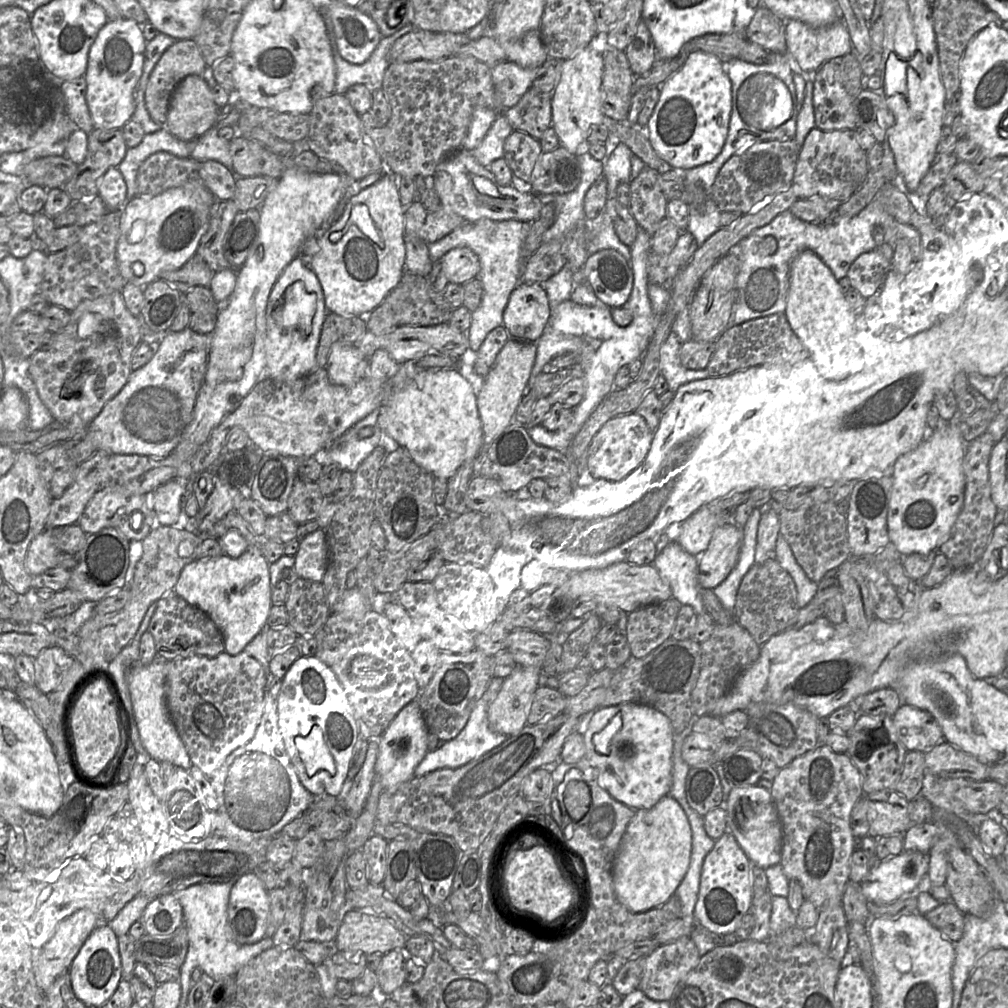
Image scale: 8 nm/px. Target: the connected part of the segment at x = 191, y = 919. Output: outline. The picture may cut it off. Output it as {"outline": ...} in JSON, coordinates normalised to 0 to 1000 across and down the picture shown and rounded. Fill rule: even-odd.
{"outline":[[[199,874],[186,877],[180,880],[169,879],[169,884],[177,893],[180,903],[182,915],[186,924],[186,940],[183,946],[181,955],[178,957],[178,971],[179,989],[187,989],[187,984],[189,979],[189,966],[192,961],[197,961],[204,966],[208,972],[217,972],[226,967],[233,967],[237,961],[244,957],[248,952],[253,950],[261,943],[271,939],[269,930],[263,930],[260,933],[251,937],[237,937],[233,935],[226,922],[225,916],[225,885],[229,879],[230,874]]]}

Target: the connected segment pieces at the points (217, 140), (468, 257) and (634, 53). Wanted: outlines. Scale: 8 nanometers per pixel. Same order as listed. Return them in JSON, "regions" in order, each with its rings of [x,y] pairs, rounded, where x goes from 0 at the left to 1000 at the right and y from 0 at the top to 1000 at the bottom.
{"regions":[[[[213,124],[194,138],[194,144],[189,152],[189,157],[198,162],[212,159],[230,169],[227,143],[228,139],[223,139],[216,135],[216,128]]],[[[450,246],[436,259],[444,279],[458,284],[471,277],[476,269],[475,256],[465,246]]],[[[638,20],[620,49],[628,73],[632,76],[642,73],[653,61],[647,35]]]]}

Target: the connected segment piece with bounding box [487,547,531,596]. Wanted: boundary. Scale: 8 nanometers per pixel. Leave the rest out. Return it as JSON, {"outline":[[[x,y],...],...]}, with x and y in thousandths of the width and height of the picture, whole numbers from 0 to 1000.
{"outline":[[[498,543],[493,546],[483,569],[494,591],[502,589],[515,579],[517,565],[525,557],[527,555],[520,550],[501,546]]]}

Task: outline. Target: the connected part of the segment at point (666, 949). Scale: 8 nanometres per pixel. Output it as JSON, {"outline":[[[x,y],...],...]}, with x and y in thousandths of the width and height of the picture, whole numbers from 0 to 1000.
{"outline":[[[685,929],[655,937],[640,949],[634,981],[647,992],[666,992],[675,973],[691,958],[694,950]]]}

